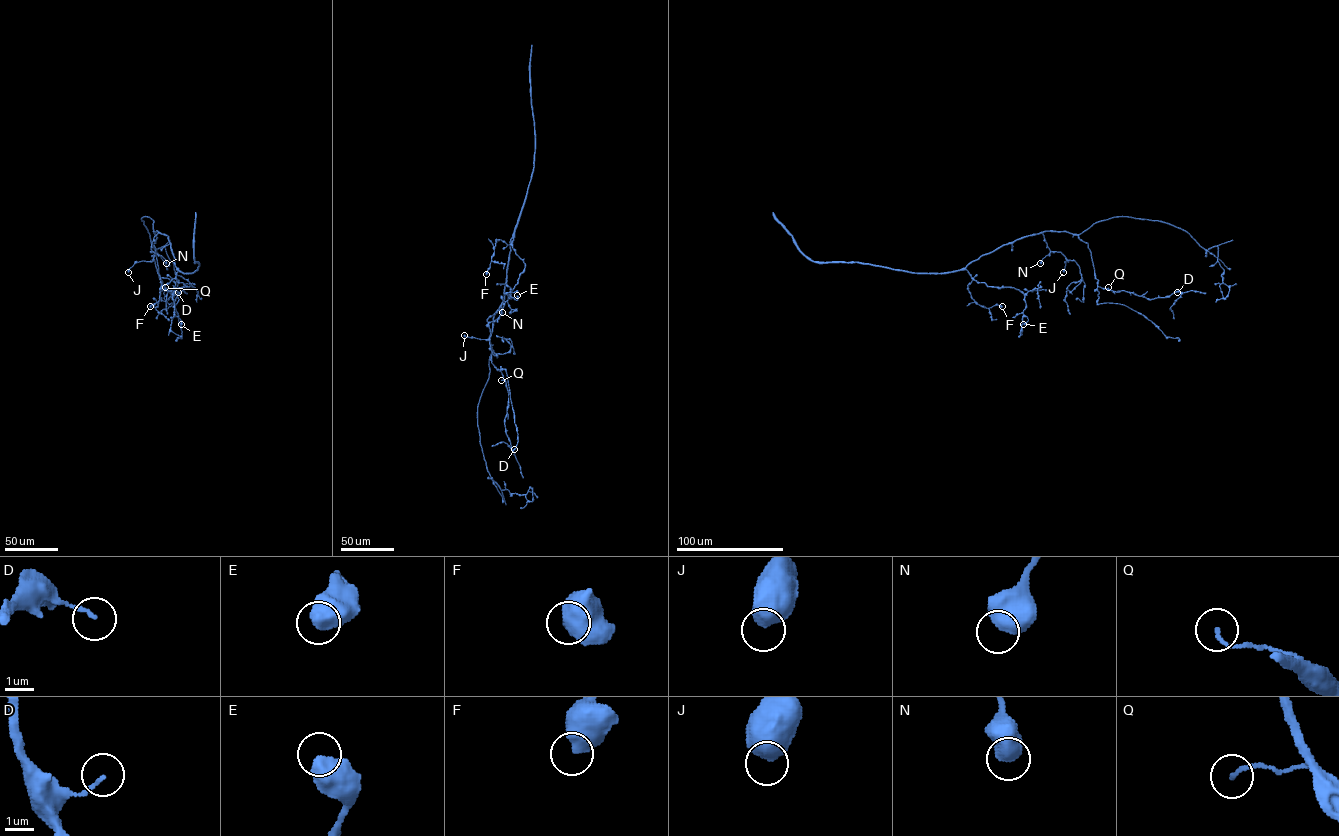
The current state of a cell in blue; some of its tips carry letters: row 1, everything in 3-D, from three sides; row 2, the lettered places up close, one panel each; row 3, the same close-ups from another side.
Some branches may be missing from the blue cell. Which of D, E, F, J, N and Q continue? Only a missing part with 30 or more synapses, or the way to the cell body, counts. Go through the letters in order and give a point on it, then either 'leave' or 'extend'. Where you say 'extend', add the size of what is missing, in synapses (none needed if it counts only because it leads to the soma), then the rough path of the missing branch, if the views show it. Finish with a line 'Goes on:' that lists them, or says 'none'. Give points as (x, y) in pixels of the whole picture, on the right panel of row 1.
D: place (1177, 292); leave
E: place (1023, 324); leave
F: place (1002, 306); leave
J: place (1063, 272); leave
N: place (1040, 263); leave
Q: place (1108, 287); leave
Goes on: none

